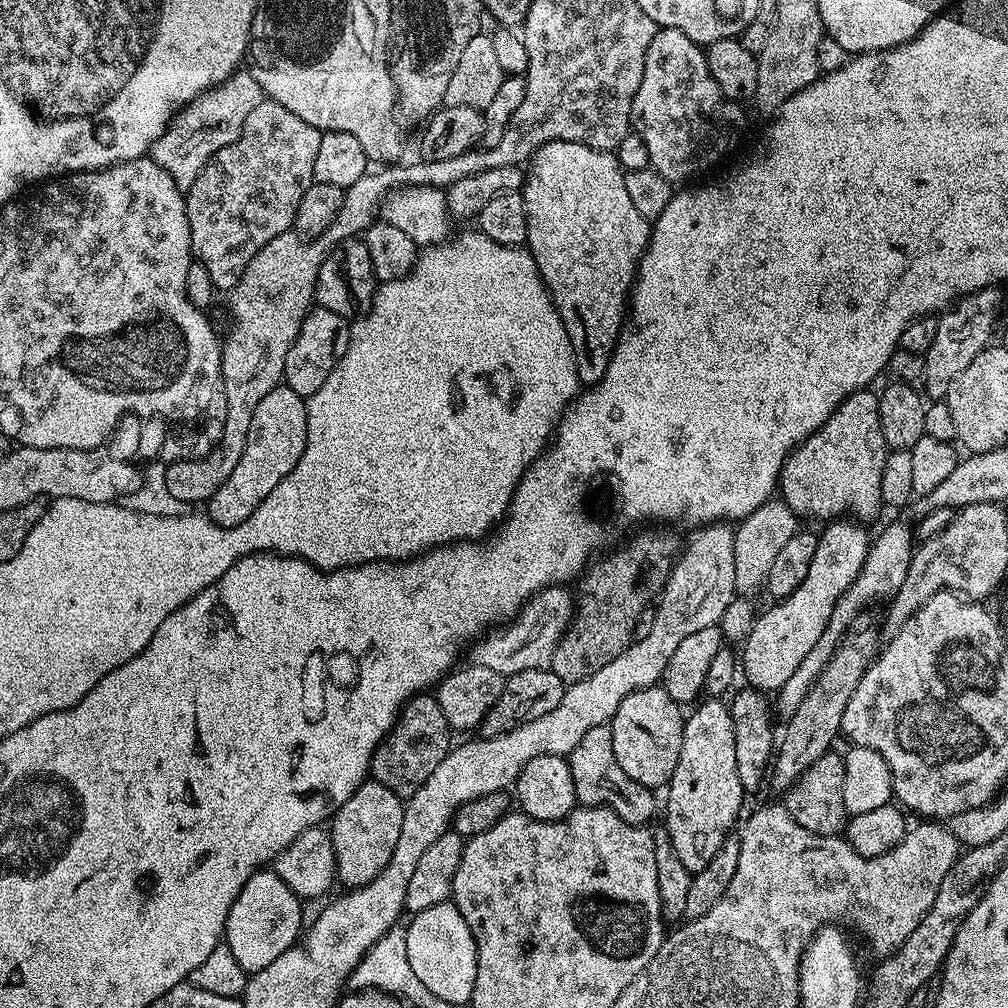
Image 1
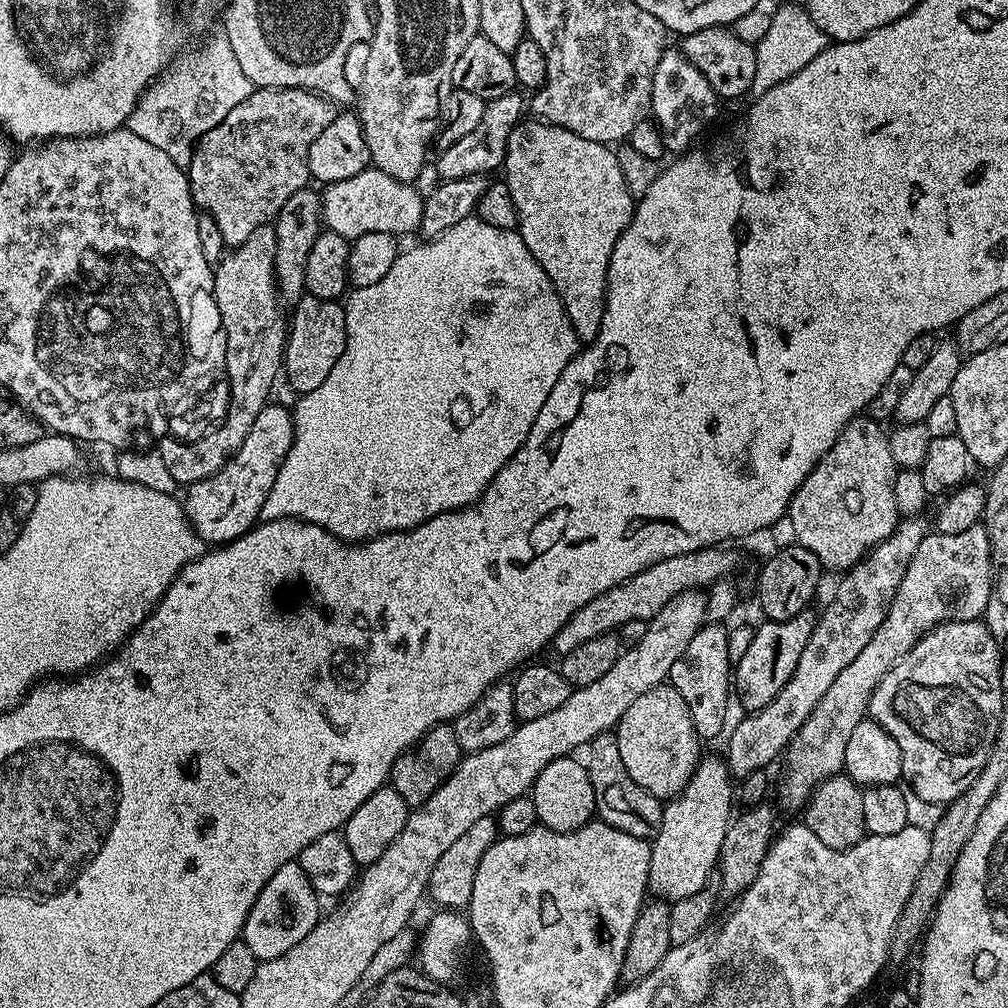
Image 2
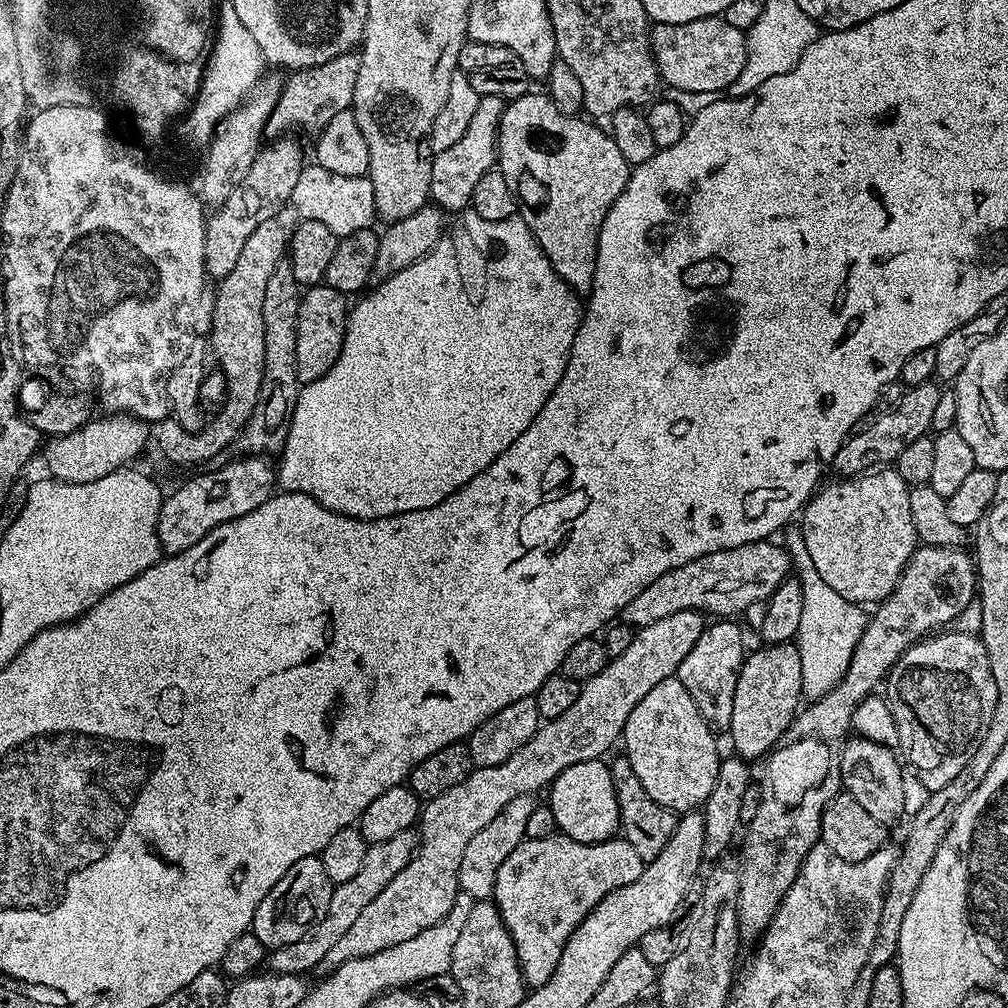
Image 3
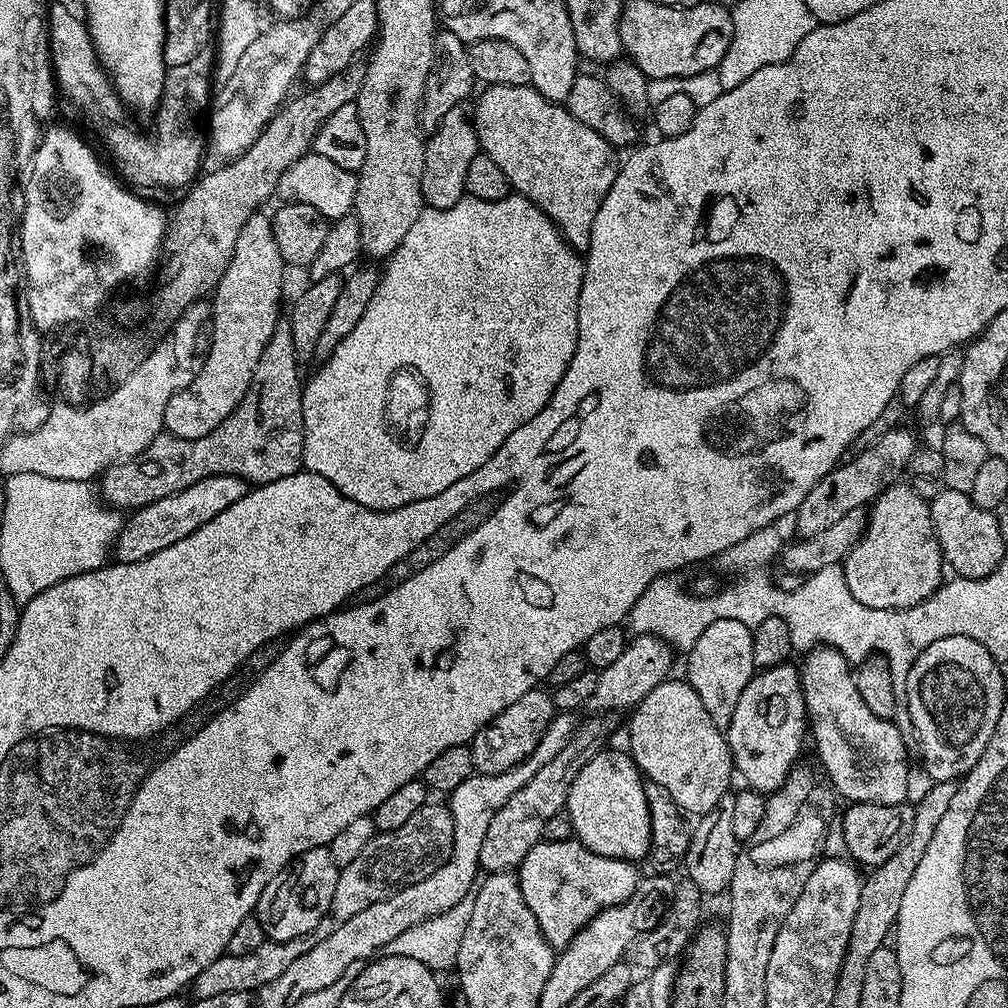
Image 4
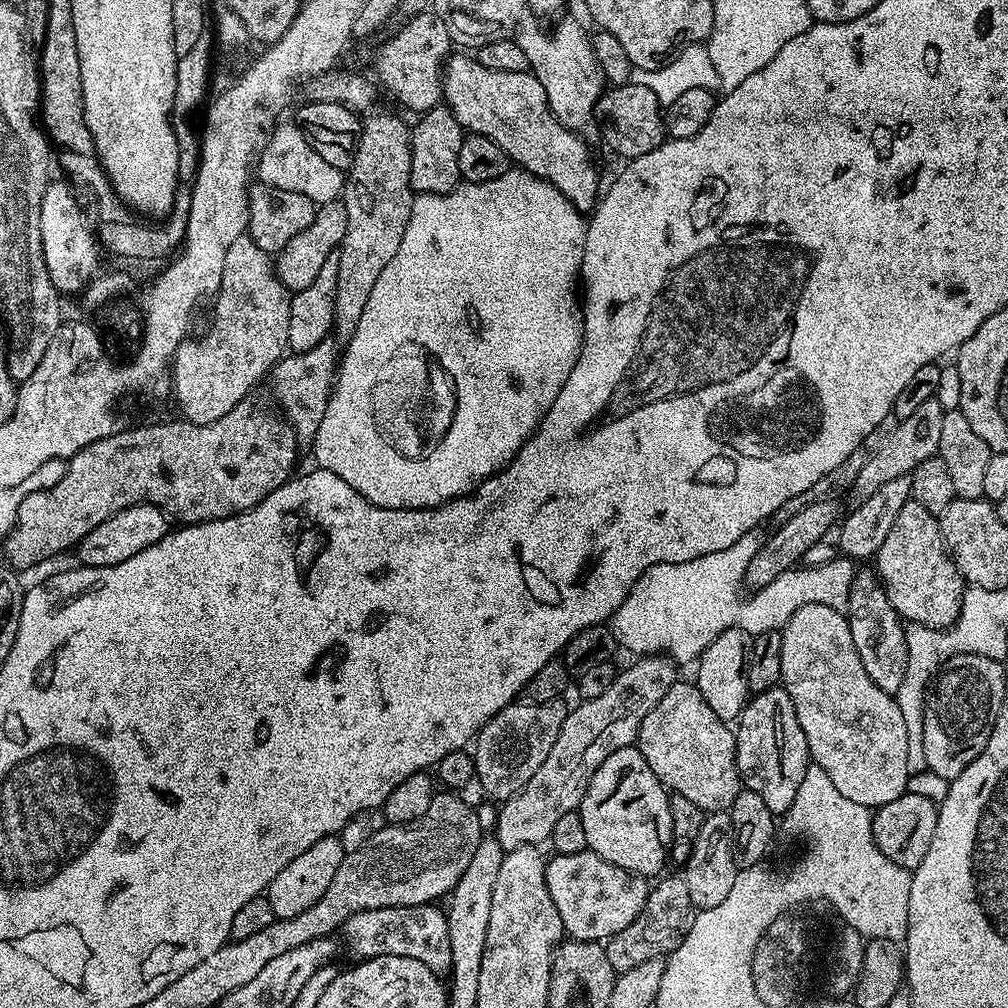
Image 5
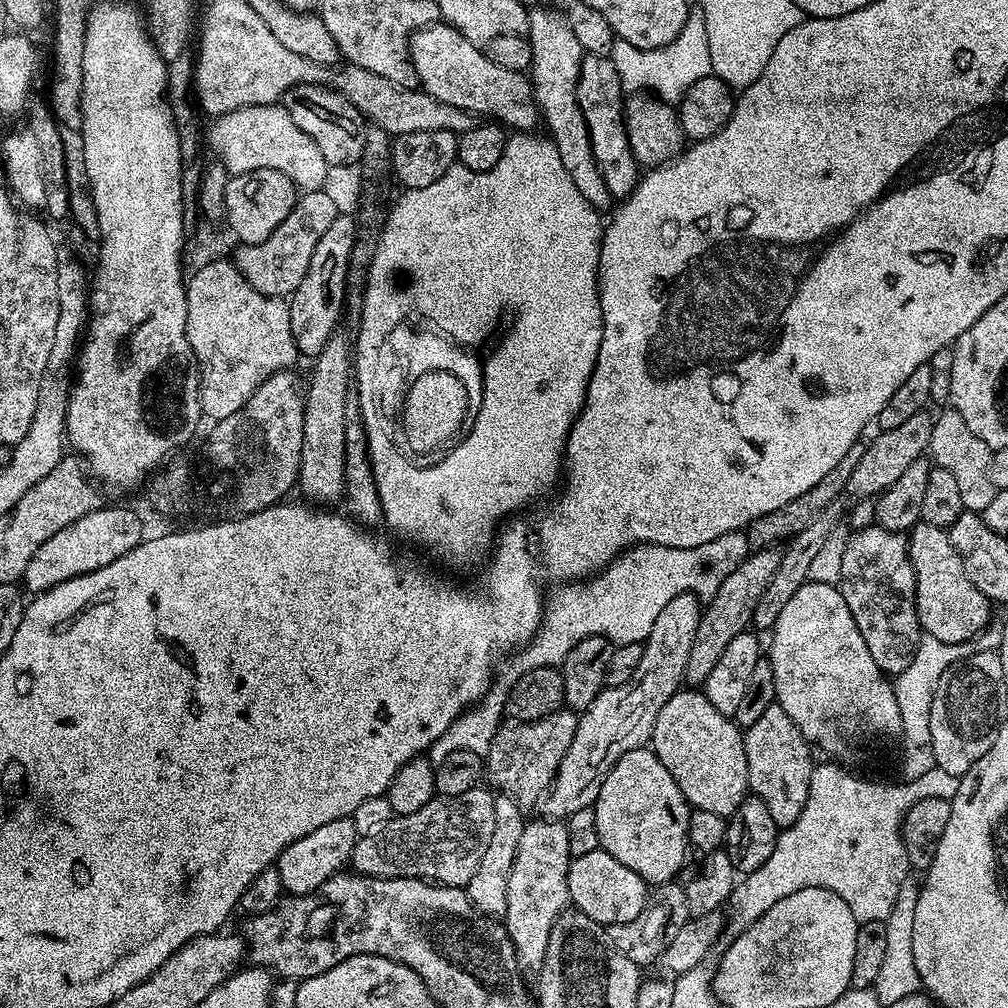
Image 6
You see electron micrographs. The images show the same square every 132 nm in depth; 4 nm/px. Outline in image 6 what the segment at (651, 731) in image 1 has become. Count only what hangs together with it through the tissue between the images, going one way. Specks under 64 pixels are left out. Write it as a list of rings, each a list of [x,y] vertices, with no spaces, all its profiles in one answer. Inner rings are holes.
[[[681,690],[670,702],[658,710],[650,747],[652,752],[670,770],[670,778],[678,782],[678,790],[693,809],[710,810],[710,814],[729,817],[749,795],[746,770],[744,732],[733,717],[718,714],[700,690]]]

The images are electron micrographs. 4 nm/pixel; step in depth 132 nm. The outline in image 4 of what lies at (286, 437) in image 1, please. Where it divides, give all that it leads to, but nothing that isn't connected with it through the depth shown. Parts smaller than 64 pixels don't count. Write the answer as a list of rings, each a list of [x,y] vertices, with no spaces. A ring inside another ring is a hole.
[[[211,476],[178,494],[158,498],[158,502],[150,502],[144,508],[135,509],[129,515],[132,517],[123,521],[116,536],[115,559],[122,564],[138,562],[142,558],[150,558],[150,554],[158,554],[158,550],[166,550],[166,546],[174,546],[174,542],[182,542],[186,534],[194,534],[194,530],[206,526],[210,518],[218,518],[226,506],[234,506],[234,502],[238,502],[238,498],[249,491],[249,485],[237,476]]]

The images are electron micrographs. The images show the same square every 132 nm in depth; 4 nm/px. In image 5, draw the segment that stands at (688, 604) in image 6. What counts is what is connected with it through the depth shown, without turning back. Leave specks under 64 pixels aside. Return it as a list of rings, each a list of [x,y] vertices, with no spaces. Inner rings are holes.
[[[653,654],[639,657],[632,663],[636,664],[630,665],[625,672],[623,669],[614,683],[603,694],[598,694],[598,698],[580,700],[577,708],[573,707],[569,711],[562,722],[562,730],[558,730],[554,746],[550,746],[550,754],[546,754],[546,762],[538,766],[534,778],[530,778],[530,782],[526,782],[526,786],[522,786],[520,792],[514,793],[499,805],[500,813],[496,816],[494,835],[505,852],[513,852],[527,844],[543,845],[543,840],[545,843],[551,837],[558,818],[562,818],[562,814],[570,814],[579,809],[586,794],[588,779],[594,774],[594,770],[598,770],[598,766],[602,766],[602,762],[606,762],[606,758],[610,758],[614,750],[630,748],[636,744],[636,735],[642,726],[642,718],[646,718],[646,714],[650,714],[650,710],[654,710],[654,706],[662,702],[662,694],[666,694],[666,690],[670,690],[670,686],[677,683],[678,668],[671,656]]]

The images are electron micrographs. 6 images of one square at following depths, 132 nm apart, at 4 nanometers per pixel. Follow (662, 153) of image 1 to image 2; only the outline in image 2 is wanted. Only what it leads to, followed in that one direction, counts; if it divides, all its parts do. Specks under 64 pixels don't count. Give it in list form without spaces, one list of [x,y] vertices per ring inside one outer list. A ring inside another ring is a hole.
[[[665,50],[654,72],[652,87],[651,119],[656,121],[660,133],[664,135],[664,146],[669,153],[683,154],[708,128],[708,123],[716,116],[721,101],[716,91],[706,82],[702,70],[691,64],[679,50]]]

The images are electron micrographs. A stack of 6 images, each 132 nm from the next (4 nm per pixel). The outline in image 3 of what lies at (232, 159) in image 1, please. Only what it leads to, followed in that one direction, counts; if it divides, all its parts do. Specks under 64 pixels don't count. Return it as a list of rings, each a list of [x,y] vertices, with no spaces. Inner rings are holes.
[[[351,51],[343,52],[338,58],[330,58],[330,62],[320,64],[317,68],[295,69],[289,75],[292,77],[283,81],[280,97],[264,126],[263,135],[279,138],[285,134],[300,134],[296,132],[319,133],[326,126],[326,122],[334,118],[334,114],[342,114],[351,109],[359,65],[359,55]]]

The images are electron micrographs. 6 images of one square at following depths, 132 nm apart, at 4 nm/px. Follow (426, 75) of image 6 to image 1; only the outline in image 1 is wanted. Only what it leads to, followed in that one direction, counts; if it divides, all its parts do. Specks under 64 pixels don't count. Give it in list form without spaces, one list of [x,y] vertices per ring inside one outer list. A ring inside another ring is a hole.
[[[546,142],[546,146],[533,154],[524,177],[522,191],[528,215],[526,247],[536,259],[552,305],[558,318],[562,318],[562,326],[566,326],[578,378],[584,386],[598,383],[602,374],[606,374],[616,339],[624,327],[626,301],[636,281],[636,268],[644,257],[650,235],[649,220],[642,218],[634,202],[630,202],[624,173],[612,152],[600,152],[578,142]]]

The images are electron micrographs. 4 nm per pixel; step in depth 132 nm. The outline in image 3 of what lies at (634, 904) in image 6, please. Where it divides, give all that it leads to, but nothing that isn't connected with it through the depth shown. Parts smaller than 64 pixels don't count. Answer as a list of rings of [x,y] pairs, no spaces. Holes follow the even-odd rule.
[[[553,834],[541,840],[525,839],[514,850],[514,854],[502,862],[496,871],[491,899],[512,936],[524,983],[529,989],[540,988],[548,981],[550,974],[554,974],[570,934],[574,934],[590,910],[594,910],[594,906],[598,906],[606,894],[634,882],[634,878],[642,874],[645,863],[645,860],[638,858],[638,850],[634,850],[634,846],[630,846],[630,842],[623,838],[603,840],[601,844],[583,844],[563,834]]]

